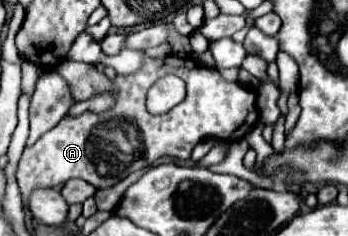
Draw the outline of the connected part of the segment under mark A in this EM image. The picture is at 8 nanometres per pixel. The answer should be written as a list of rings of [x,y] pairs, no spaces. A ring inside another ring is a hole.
[[[174,54],[164,58],[144,56],[138,72],[128,76],[116,74],[114,80],[90,64],[64,60],[58,66],[58,74],[68,82],[74,102],[84,102],[96,94],[112,94],[116,102],[110,110],[100,114],[88,110],[78,118],[60,120],[56,128],[24,150],[16,176],[22,192],[22,210],[28,220],[32,218],[28,198],[34,188],[52,188],[70,178],[82,178],[96,188],[110,188],[160,156],[168,154],[188,160],[192,148],[204,138],[224,136],[216,140],[240,140],[258,120],[256,92],[252,88],[240,82],[226,82],[218,70],[202,68],[192,58],[178,58]],[[164,74],[174,74],[186,82],[186,98],[170,112],[154,116],[146,110],[146,92]]]

